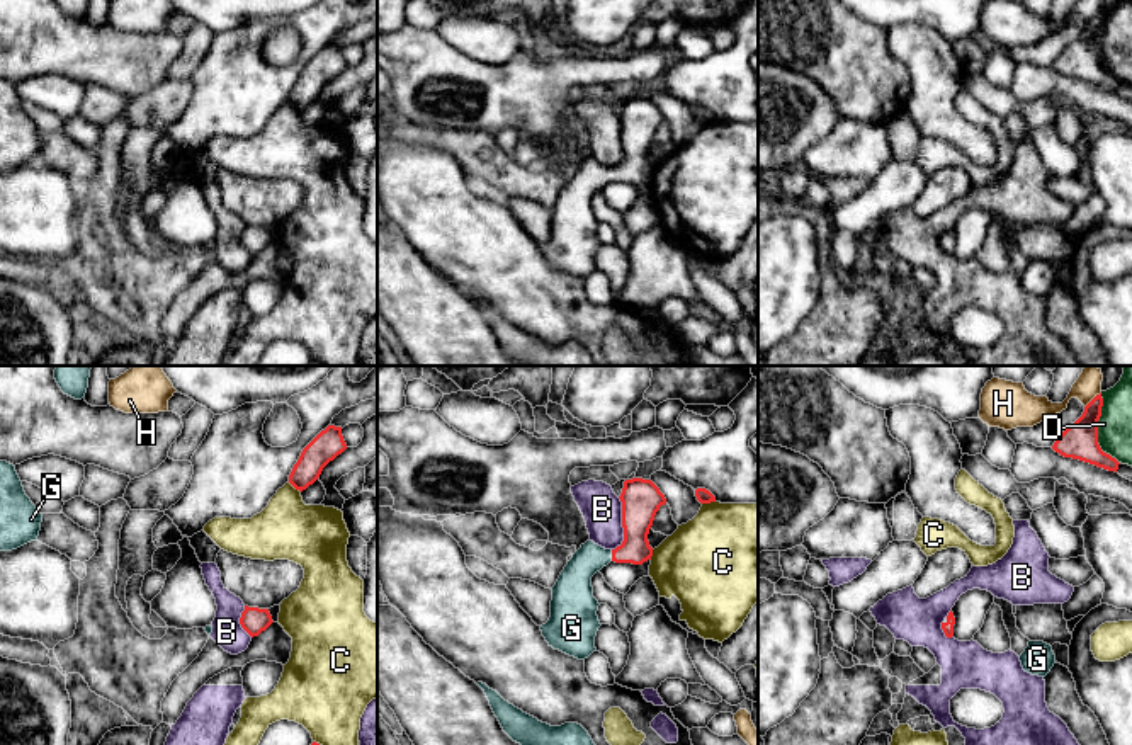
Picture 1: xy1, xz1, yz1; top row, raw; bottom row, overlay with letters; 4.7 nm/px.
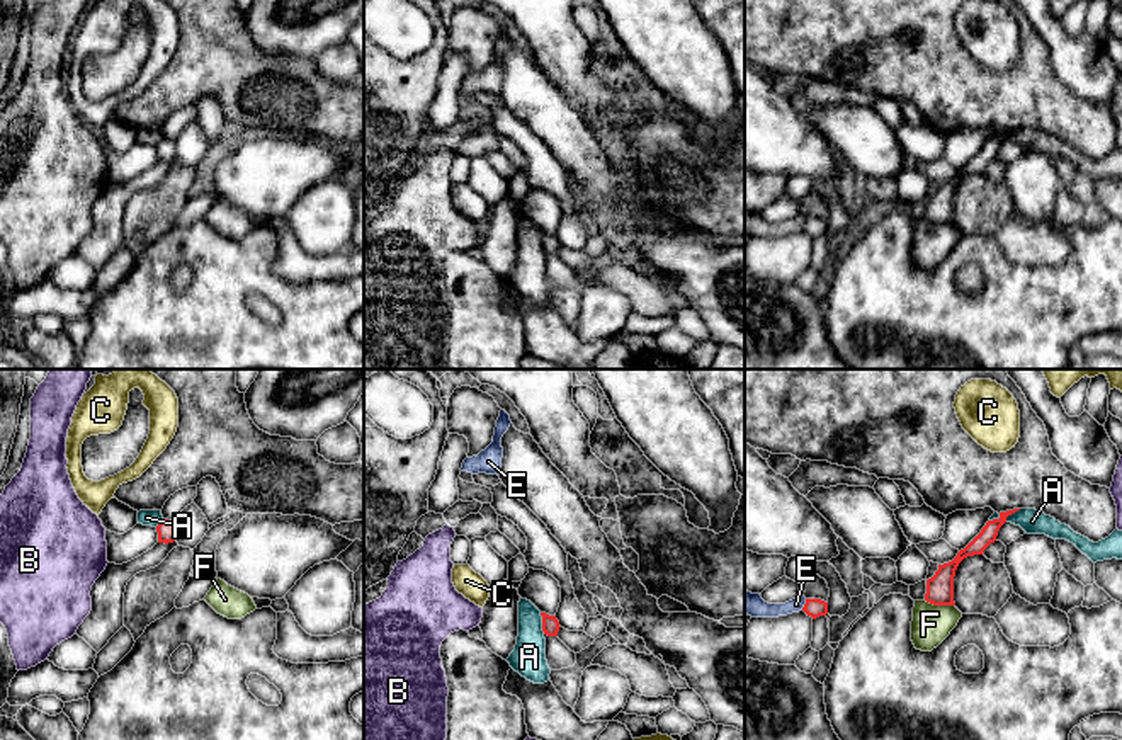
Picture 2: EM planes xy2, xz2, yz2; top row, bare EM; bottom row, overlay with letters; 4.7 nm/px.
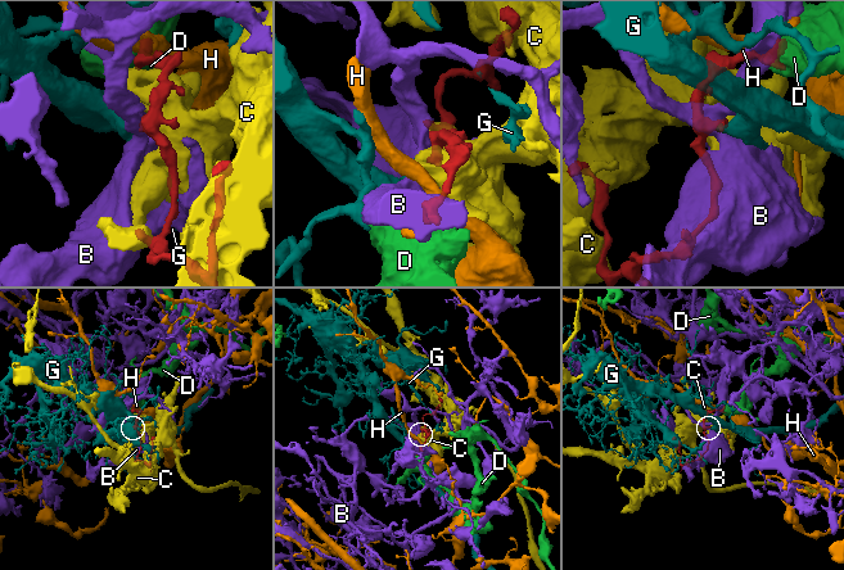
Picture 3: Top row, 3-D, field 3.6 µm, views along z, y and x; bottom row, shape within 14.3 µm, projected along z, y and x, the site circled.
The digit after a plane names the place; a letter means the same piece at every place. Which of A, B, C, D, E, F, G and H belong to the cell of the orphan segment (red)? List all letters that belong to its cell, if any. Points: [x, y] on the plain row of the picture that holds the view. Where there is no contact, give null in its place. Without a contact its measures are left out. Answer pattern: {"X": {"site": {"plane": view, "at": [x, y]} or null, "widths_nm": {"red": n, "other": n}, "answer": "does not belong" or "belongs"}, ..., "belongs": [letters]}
{"A": {"site": {"plane": "xz2", "at": [543, 242]}, "widths_nm": {"red": 80, "other": 160}, "answer": "does not belong"}, "B": {"site": {"plane": "xz1", "at": [622, 143]}, "widths_nm": {"red": 190, "other": 190}, "answer": "does not belong"}, "C": {"site": {"plane": "xz1", "at": [707, 121]}, "widths_nm": {"red": 70, "other": 460}, "answer": "does not belong"}, "D": {"site": {"plane": "yz1", "at": [1097, 50]}, "widths_nm": {"red": 180, "other": 160}, "answer": "does not belong"}, "E": {"site": {"plane": "yz2", "at": [804, 223]}, "widths_nm": {"red": 90, "other": 100}, "answer": "does not belong"}, "F": {"site": {"plane": "yz2", "at": [939, 223]}, "widths_nm": {"red": 130, "other": 180}, "answer": "does not belong"}, "G": {"site": {"plane": "xz1", "at": [612, 174]}, "widths_nm": {"red": 160, "other": 180}, "answer": "belongs"}, "H": {"site": {"plane": "yz1", "at": [1092, 19]}, "widths_nm": {"red": 180, "other": 110}, "answer": "does not belong"}, "belongs": ["G"]}

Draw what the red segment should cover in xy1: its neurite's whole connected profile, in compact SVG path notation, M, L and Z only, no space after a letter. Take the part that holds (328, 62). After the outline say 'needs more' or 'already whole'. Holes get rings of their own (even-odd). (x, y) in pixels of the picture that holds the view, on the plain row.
M328 44L301 71L294 83L289 102L303 111L313 104L323 87L347 68L342 46Z | already whole

